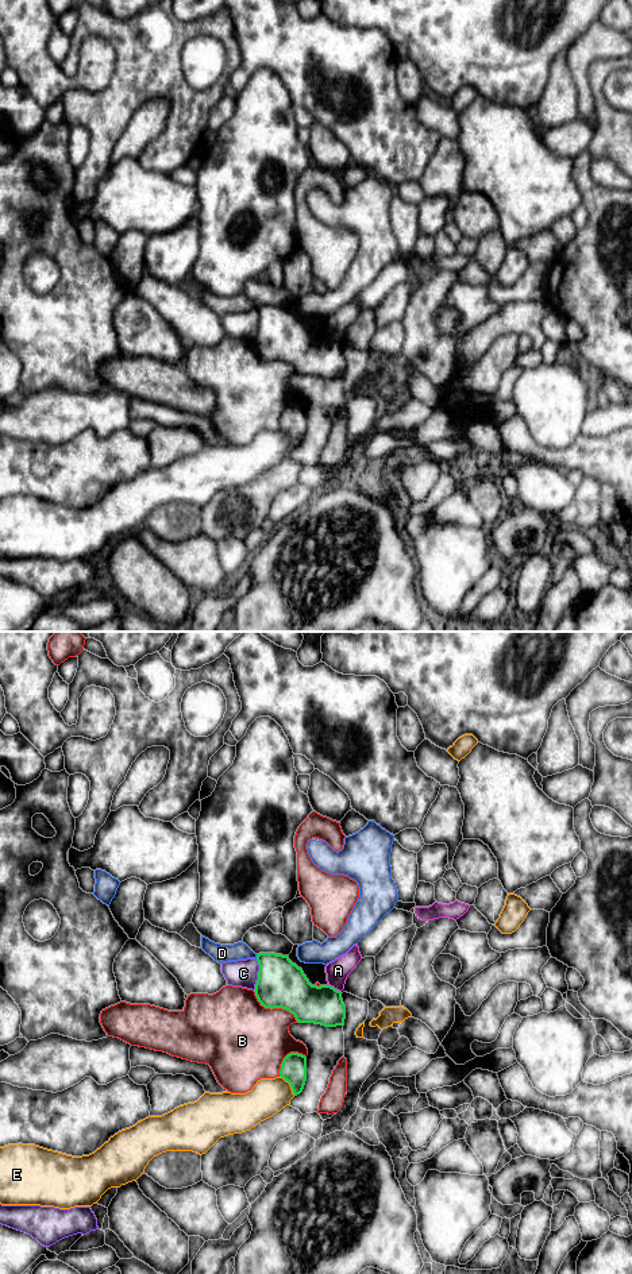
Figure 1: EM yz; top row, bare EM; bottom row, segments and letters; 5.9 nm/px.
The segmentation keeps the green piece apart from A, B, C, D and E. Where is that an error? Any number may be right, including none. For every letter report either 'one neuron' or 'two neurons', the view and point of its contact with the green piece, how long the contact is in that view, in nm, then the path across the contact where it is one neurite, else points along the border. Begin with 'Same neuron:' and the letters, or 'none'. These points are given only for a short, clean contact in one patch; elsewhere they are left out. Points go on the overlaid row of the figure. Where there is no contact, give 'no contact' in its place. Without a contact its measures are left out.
Same neuron: none
A: two neurons | yz (334, 988) | 90 nm | along yz (328, 984), (340, 992)
B: two neurons | yz (274, 1007) | 320 nm
C: two neurons | yz (258, 975) | 190 nm
D: two neurons | yz (257, 957) | 40 nm
E: two neurons | yz (291, 1085) | 150 nm

